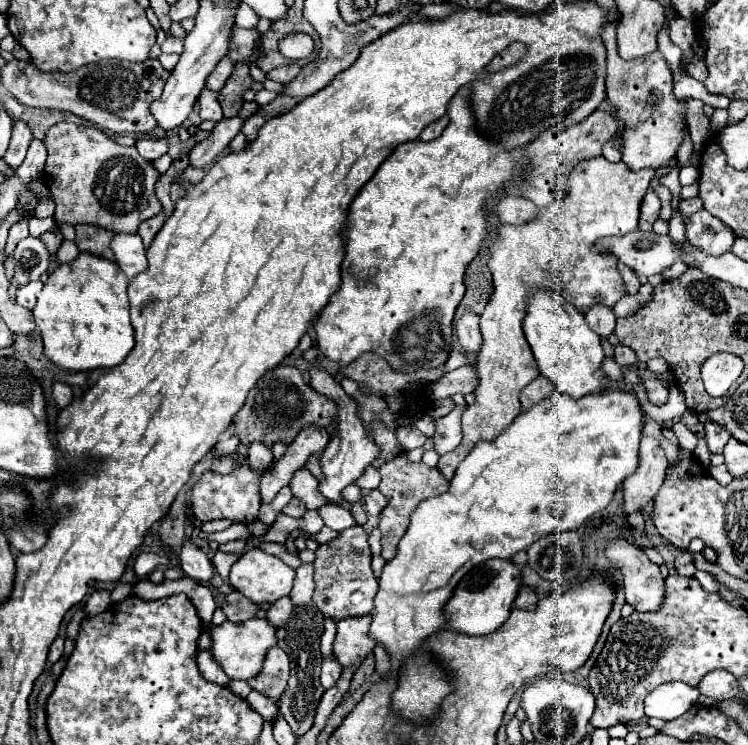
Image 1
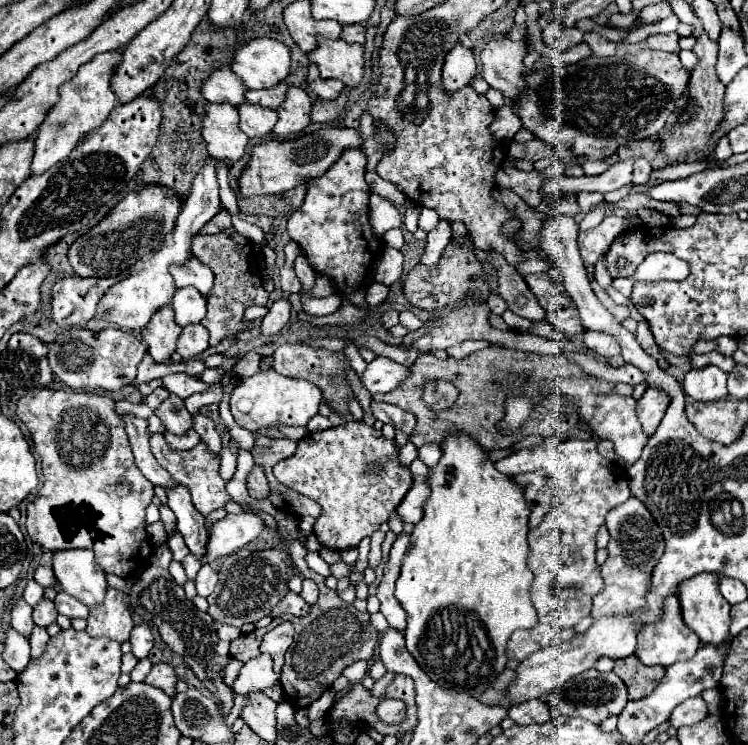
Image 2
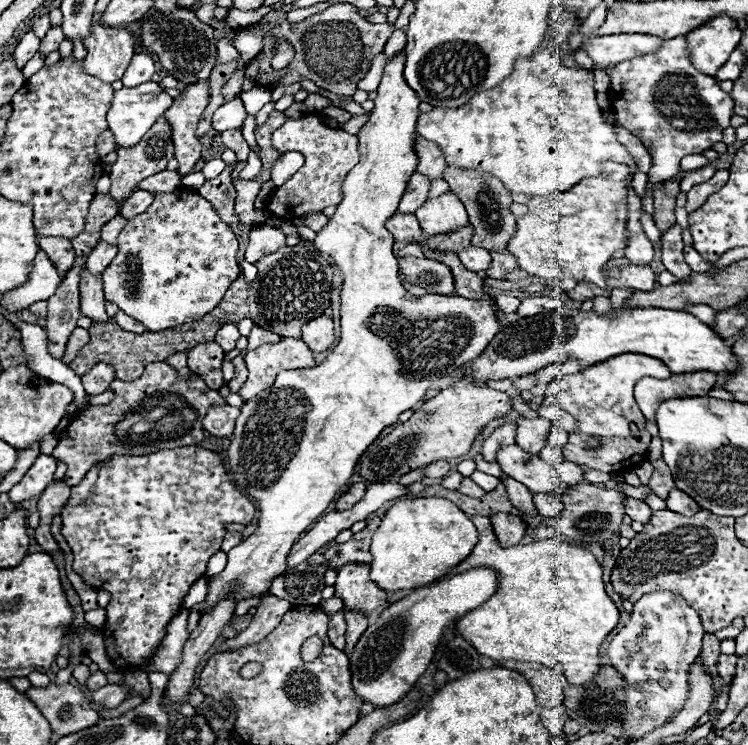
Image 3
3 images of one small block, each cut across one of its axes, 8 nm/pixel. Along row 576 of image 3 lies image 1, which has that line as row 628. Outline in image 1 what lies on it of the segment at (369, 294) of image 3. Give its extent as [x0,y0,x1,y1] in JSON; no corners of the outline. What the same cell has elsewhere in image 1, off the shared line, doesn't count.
[210,618,276,680]

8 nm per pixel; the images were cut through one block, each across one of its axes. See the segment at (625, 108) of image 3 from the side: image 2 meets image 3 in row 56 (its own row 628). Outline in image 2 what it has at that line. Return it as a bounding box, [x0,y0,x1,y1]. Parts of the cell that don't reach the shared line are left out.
[634,596,702,668]

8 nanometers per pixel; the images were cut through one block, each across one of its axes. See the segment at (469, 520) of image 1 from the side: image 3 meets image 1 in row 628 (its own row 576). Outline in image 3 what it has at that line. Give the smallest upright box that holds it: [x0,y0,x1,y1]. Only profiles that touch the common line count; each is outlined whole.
[370,498,478,590]

